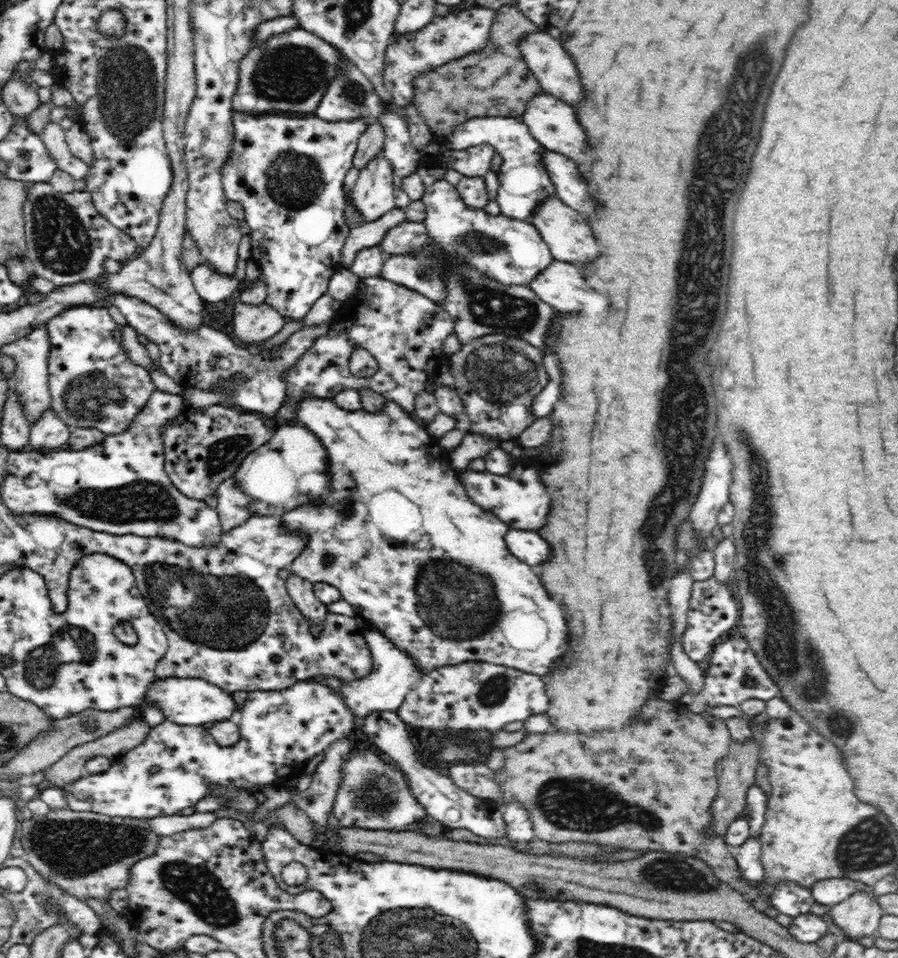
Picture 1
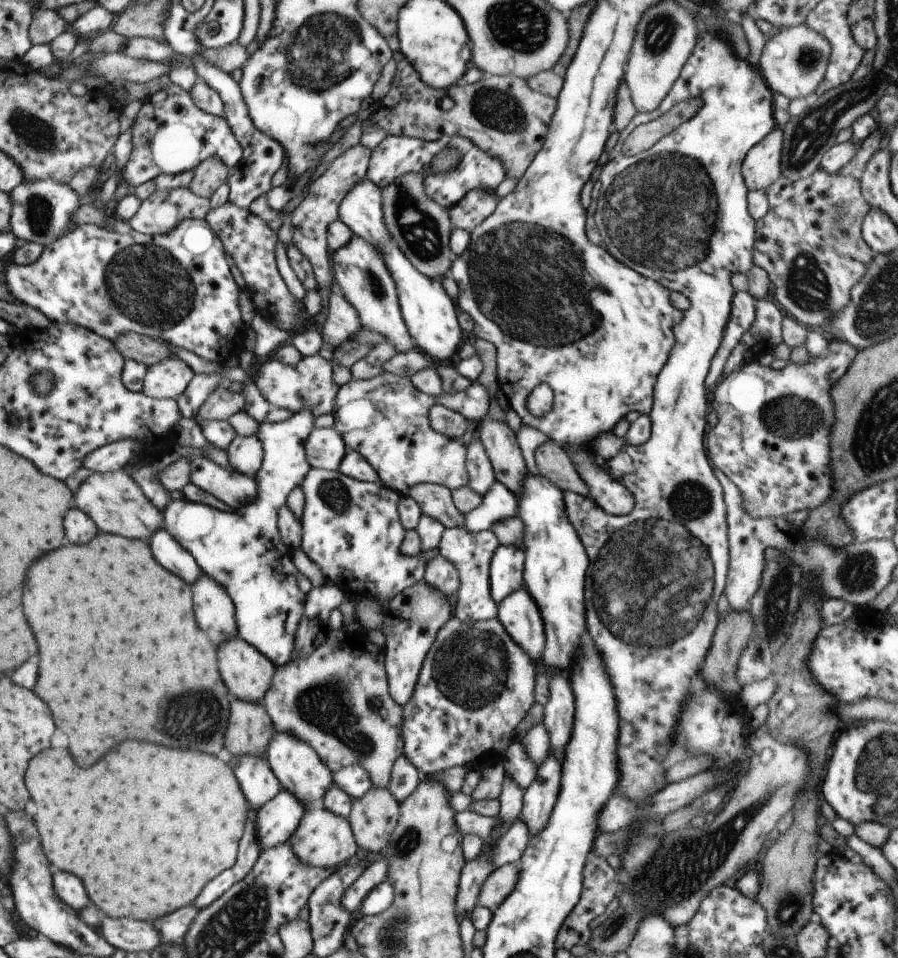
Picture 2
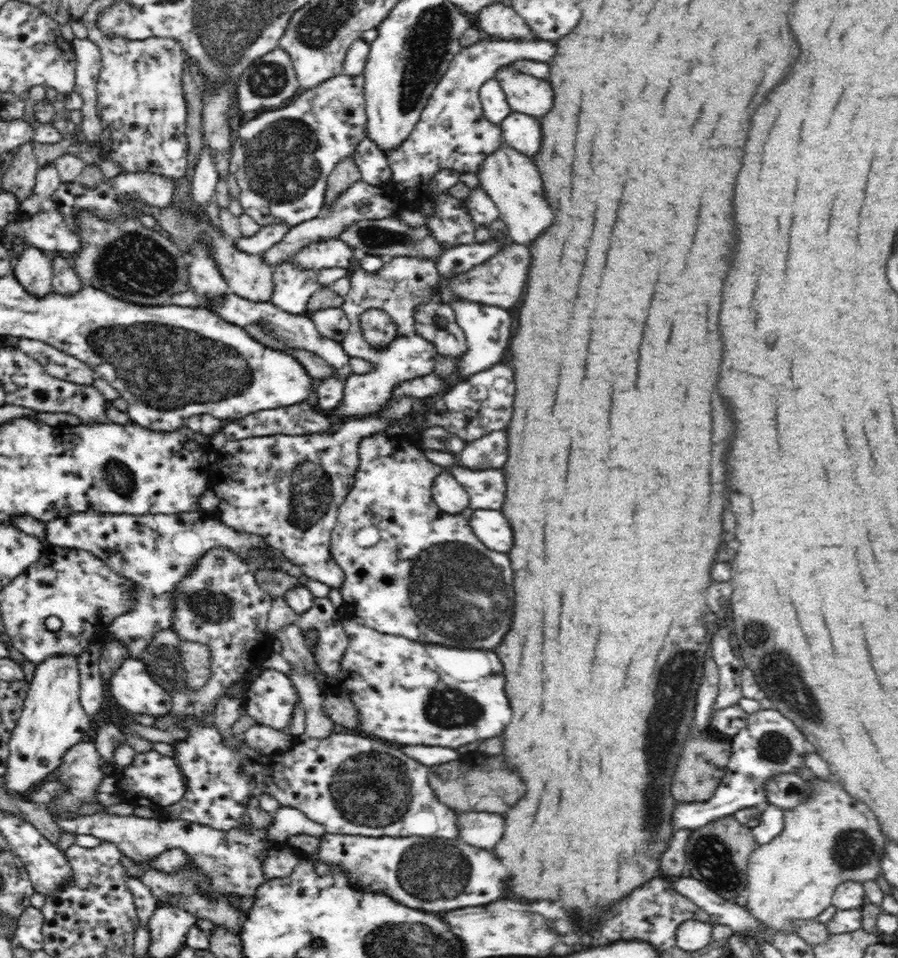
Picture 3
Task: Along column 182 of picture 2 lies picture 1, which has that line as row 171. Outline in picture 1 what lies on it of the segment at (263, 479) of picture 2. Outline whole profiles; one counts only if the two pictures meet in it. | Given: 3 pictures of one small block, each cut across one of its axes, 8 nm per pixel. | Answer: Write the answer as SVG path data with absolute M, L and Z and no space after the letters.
M476 117L457 126L448 137L441 139L452 150L491 144L502 157L497 188L497 203L508 219L526 221L545 198L556 196L556 187L546 170L546 149L530 134L527 124L515 117Z

